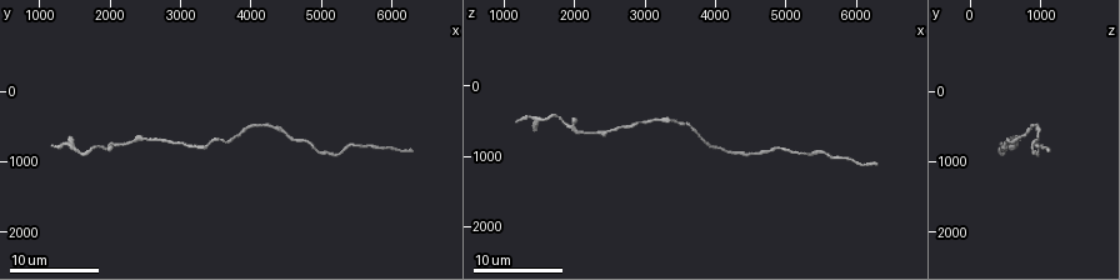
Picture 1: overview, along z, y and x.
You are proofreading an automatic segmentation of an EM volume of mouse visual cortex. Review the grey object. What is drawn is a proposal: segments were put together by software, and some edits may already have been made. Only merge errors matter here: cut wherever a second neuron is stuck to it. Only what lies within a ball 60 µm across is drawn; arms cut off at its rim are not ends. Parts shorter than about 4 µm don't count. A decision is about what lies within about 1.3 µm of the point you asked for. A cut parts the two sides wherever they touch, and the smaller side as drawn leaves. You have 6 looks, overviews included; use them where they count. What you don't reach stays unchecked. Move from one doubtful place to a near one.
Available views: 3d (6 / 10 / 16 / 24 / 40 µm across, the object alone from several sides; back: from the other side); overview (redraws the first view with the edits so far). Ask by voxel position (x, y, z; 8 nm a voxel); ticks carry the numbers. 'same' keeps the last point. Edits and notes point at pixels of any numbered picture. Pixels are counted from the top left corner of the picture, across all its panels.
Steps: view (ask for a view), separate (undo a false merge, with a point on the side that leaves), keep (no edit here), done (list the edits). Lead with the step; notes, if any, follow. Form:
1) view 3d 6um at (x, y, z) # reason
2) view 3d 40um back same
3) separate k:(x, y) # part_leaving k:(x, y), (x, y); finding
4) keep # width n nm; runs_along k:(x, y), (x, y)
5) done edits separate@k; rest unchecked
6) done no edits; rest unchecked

view 3d 10um at (4500, 600, 1000) # narrows sharply

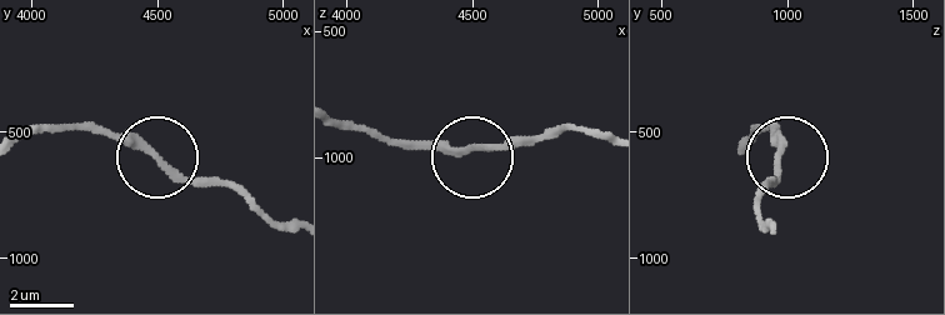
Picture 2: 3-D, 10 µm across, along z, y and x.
keep # runs_along 2:(341, 121), (463, 151), (540, 143); one neuron here

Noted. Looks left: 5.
view 3d 16um at (3750, 700, 650)

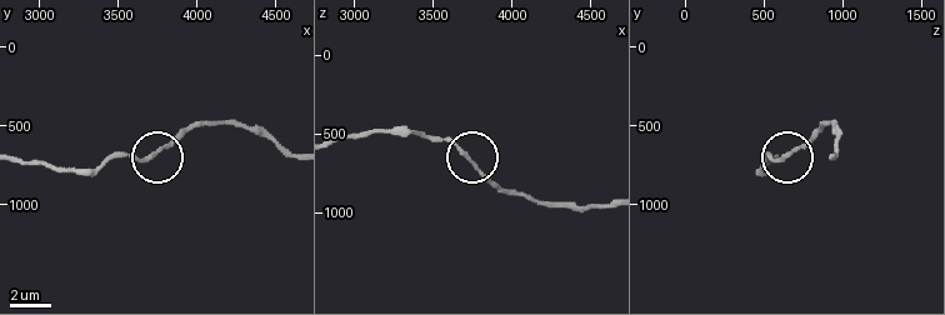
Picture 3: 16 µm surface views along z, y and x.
keep # all the same neuron

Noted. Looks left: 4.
view 3d 16um at (2550, 700, 650) # calibre changes

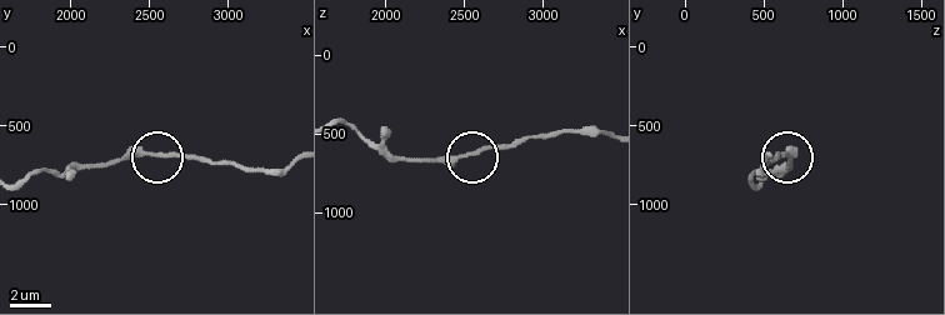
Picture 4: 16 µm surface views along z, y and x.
view 3d 16um back at (2540, 680, 620)

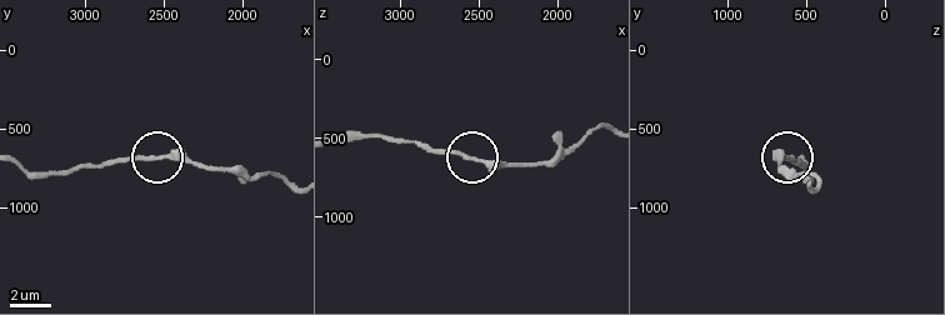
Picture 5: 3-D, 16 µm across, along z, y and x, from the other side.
keep # width 230 nm; one neuron here

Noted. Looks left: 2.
done no edits; rest unchecked

